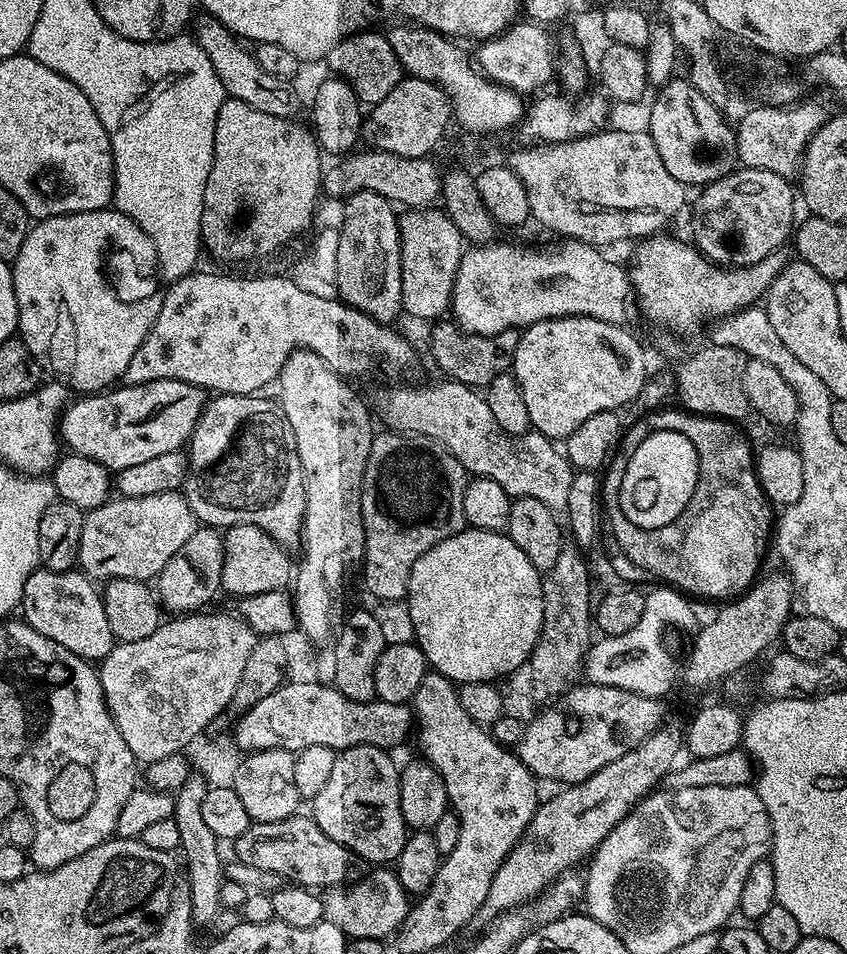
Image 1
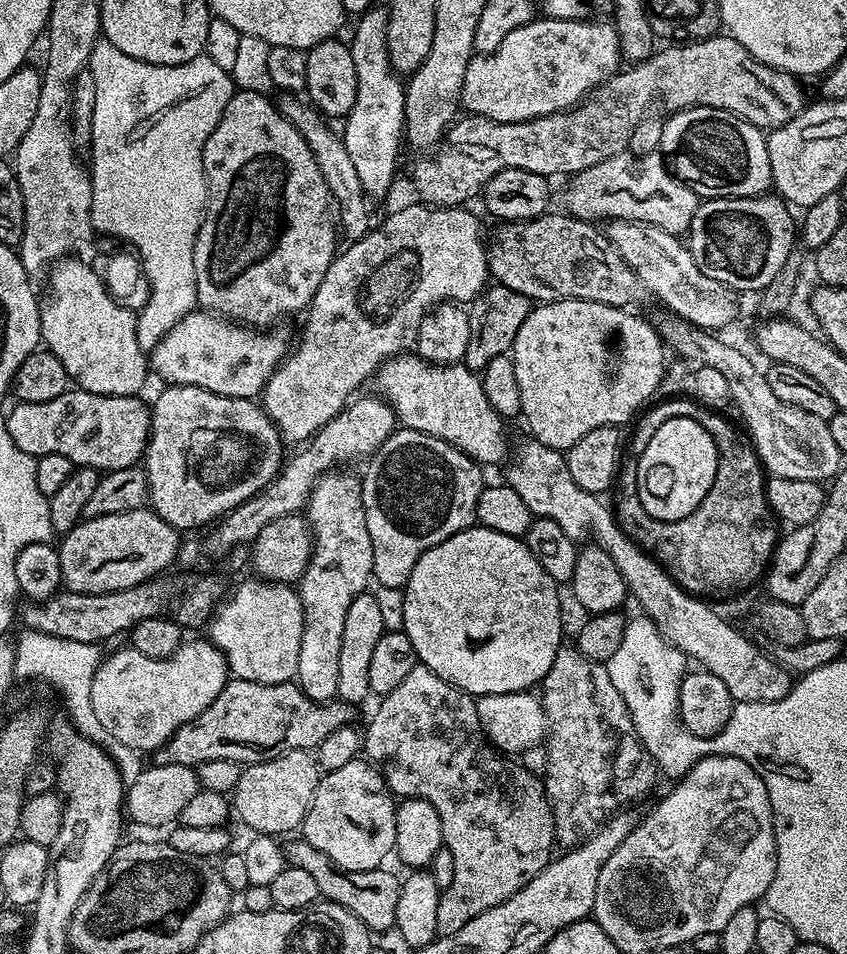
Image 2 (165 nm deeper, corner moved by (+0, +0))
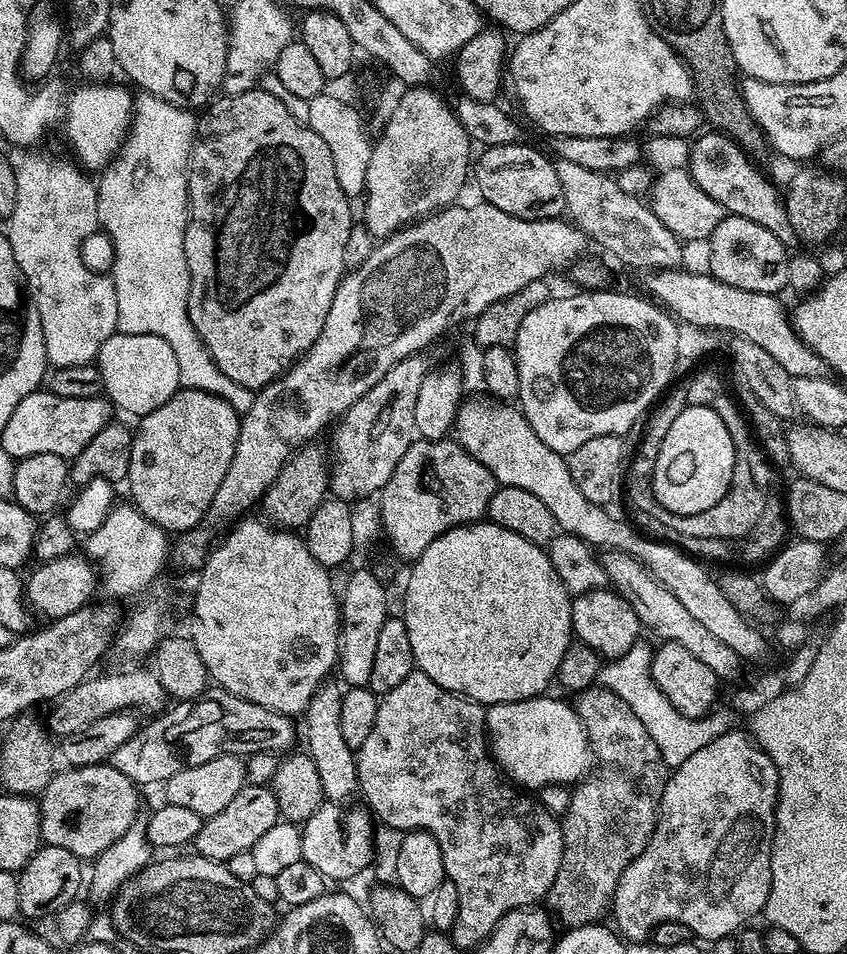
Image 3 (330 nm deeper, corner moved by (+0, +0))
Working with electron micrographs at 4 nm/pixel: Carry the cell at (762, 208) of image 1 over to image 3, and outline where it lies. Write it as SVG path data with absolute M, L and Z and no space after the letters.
M725 215L724 220L718 222L718 226L714 226L711 236L706 241L706 247L707 271L715 280L755 292L769 288L773 294L780 294L780 291L789 287L787 276L789 249L785 248L778 238L774 238L774 234L766 230L766 226L758 226L758 222L750 222L750 218Z

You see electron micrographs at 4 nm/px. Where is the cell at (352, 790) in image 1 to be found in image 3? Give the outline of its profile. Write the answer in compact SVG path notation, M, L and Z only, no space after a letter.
M324 802L321 803L320 809L310 817L309 820L304 821L302 825L302 859L306 862L310 862L310 866L314 866L314 870L318 870L325 876L329 881L332 880L348 880L351 876L356 876L368 863L372 860L372 824L374 825L374 820L371 815L363 807L360 808L348 808L352 806L345 806L340 802Z

